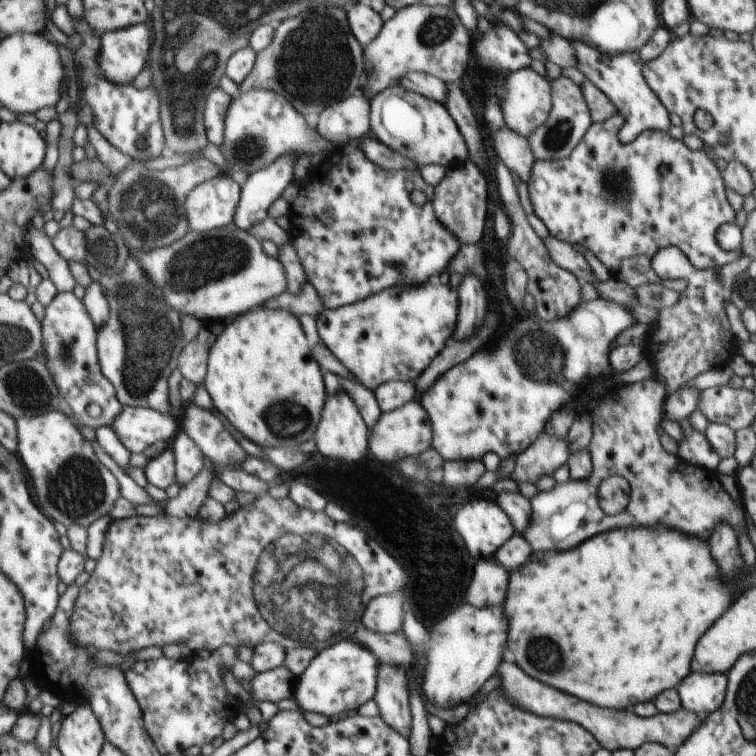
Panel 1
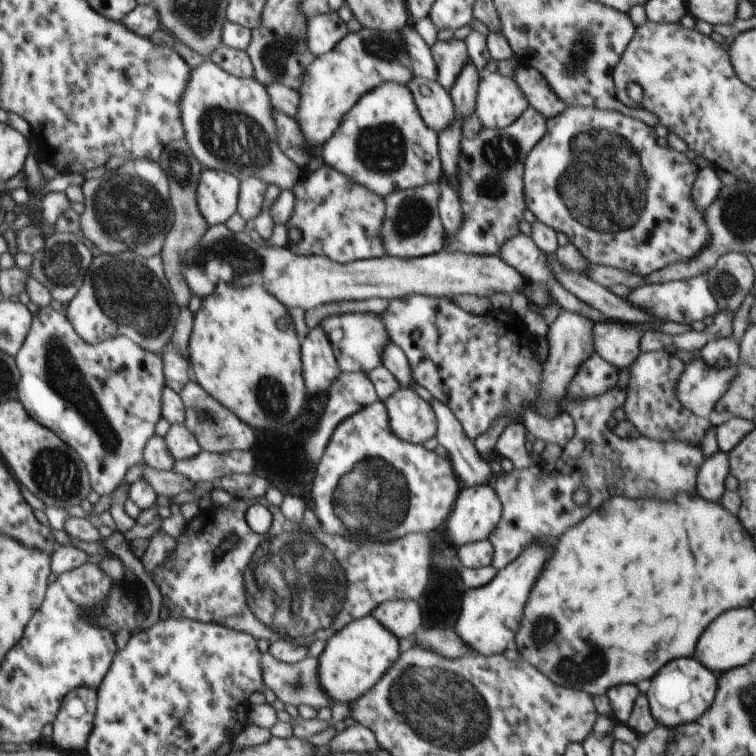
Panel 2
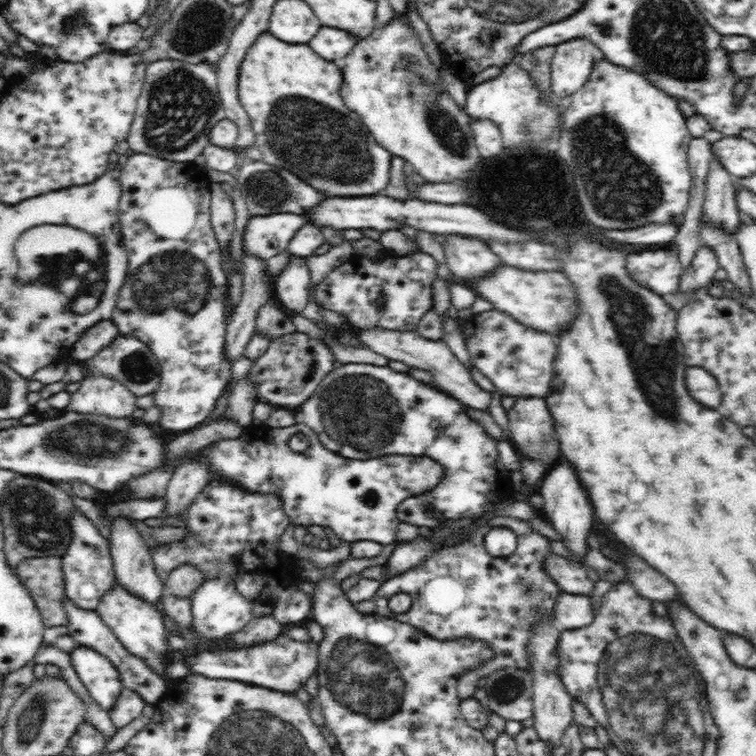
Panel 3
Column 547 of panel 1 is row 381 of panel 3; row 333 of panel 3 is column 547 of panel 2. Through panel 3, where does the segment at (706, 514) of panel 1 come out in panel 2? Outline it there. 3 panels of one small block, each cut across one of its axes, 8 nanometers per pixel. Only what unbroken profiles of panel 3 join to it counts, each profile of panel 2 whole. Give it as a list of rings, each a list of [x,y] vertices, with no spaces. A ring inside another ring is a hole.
[[[618,385],[596,398],[566,402],[566,411],[575,422],[575,435],[566,444],[566,458],[554,463],[543,460],[532,468],[513,469],[498,477],[494,490],[501,502],[501,517],[498,526],[489,536],[493,546],[491,565],[500,572],[514,562],[530,544],[542,544],[552,552],[565,530],[572,528],[590,516],[606,498],[624,490],[624,496],[640,498],[644,494],[656,494],[656,498],[674,498],[676,492],[694,494],[697,476],[705,456],[699,446],[688,442],[654,442],[642,435],[640,438],[620,438],[609,428],[614,410],[623,407],[628,388]],[[584,486],[590,494],[588,504],[578,506],[574,492]]]

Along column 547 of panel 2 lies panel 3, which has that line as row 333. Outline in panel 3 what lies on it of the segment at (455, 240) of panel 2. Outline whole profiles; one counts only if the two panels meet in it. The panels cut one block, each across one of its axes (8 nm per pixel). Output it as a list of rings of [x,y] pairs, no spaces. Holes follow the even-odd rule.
[[[119,333],[114,340],[111,340],[102,350],[98,351],[91,359],[82,363],[83,377],[86,373],[100,373],[122,383],[136,398],[150,394],[160,386],[161,370],[160,361],[146,343],[140,341],[132,334],[122,335]]]

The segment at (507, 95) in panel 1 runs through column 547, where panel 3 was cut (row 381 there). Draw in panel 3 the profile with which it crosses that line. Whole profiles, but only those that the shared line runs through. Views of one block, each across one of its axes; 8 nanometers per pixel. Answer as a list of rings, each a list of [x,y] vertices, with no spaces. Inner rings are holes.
[[[86,373],[80,380],[80,388],[71,394],[68,410],[107,418],[128,418],[137,408],[136,399],[120,381],[100,373]]]

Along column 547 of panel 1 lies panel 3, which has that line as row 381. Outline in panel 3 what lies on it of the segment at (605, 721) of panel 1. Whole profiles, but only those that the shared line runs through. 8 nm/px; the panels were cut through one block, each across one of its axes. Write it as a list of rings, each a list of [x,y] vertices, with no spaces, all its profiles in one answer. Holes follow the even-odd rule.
[[[704,368],[686,370],[686,388],[696,402],[700,402],[708,408],[716,408],[722,400],[722,394],[718,390],[714,376],[710,372],[706,372]]]

